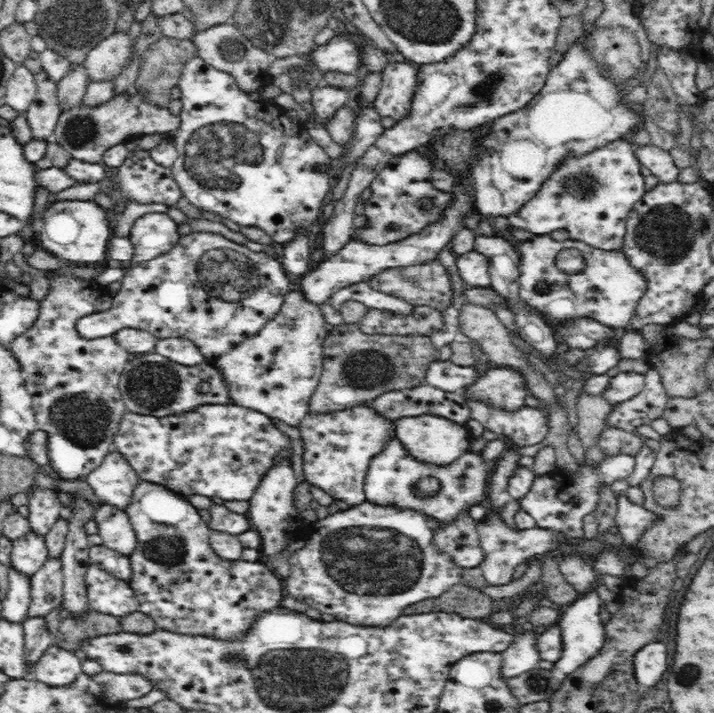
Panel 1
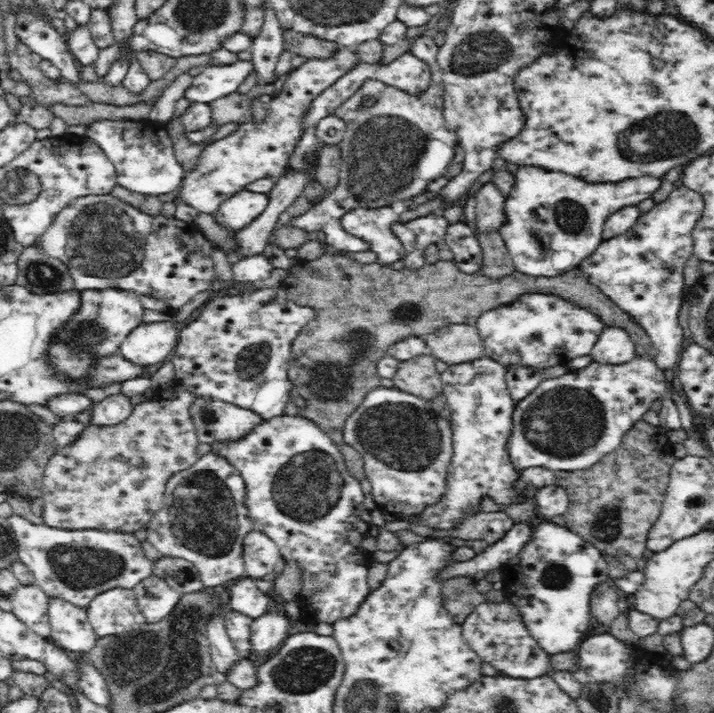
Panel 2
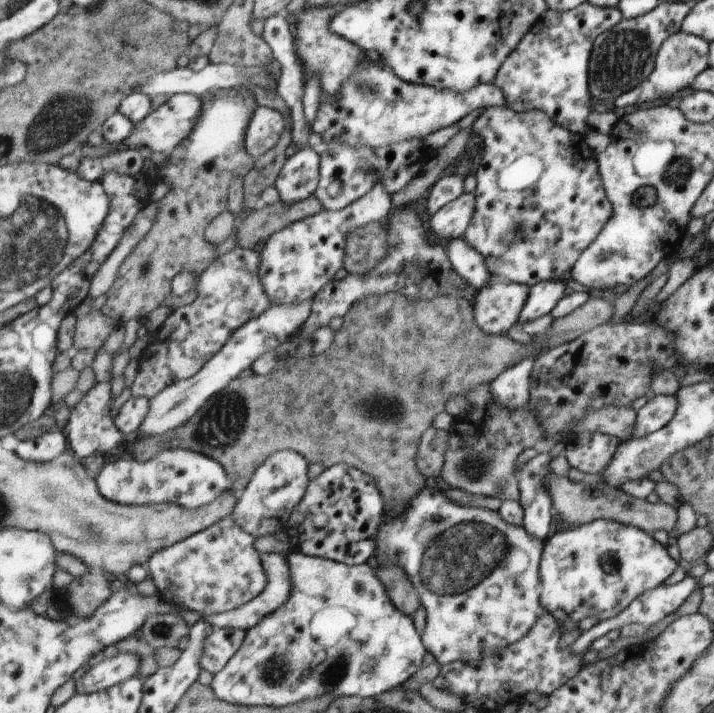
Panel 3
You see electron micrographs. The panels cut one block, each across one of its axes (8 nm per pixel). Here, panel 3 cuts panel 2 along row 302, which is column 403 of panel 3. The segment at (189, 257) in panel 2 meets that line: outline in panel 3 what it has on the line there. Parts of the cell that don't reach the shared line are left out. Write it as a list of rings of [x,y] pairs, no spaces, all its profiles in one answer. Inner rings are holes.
[[[420,138],[410,139],[402,143],[396,143],[377,149],[368,147],[352,148],[340,141],[330,141],[318,149],[322,155],[320,182],[314,196],[323,204],[324,209],[339,211],[348,207],[355,200],[361,198],[373,190],[377,183],[382,183],[386,190],[394,194],[407,182],[410,182],[424,166],[426,159],[432,152],[420,150]]]

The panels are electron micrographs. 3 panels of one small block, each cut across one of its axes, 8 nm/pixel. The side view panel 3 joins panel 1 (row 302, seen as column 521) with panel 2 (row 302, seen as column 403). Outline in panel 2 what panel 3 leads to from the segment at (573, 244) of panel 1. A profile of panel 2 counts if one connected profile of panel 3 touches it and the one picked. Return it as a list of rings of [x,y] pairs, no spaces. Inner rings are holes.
[[[523,294],[515,302],[501,305],[477,318],[475,326],[484,345],[484,355],[508,368],[522,365],[548,368],[566,365],[577,356],[591,354],[598,335],[606,326],[588,310],[553,294]]]

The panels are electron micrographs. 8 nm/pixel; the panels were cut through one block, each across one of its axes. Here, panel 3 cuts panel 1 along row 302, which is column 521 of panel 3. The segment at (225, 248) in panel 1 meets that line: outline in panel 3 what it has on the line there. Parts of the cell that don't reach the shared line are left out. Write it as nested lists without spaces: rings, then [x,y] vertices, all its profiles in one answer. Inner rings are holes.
[[[506,105],[484,107],[473,122],[472,129],[482,139],[484,154],[482,164],[479,166],[476,174],[477,186],[474,192],[475,211],[466,232],[462,236],[463,239],[474,250],[477,250],[485,257],[485,263],[489,268],[489,273],[497,274],[502,282],[510,284],[522,283],[530,288],[546,281],[559,281],[566,272],[572,272],[580,254],[594,242],[598,233],[604,228],[604,225],[612,216],[612,211],[614,211],[612,203],[605,193],[604,180],[600,173],[600,162],[596,162],[594,152],[584,142],[583,134],[572,134],[572,131],[565,129],[547,113],[538,109],[516,112]]]

